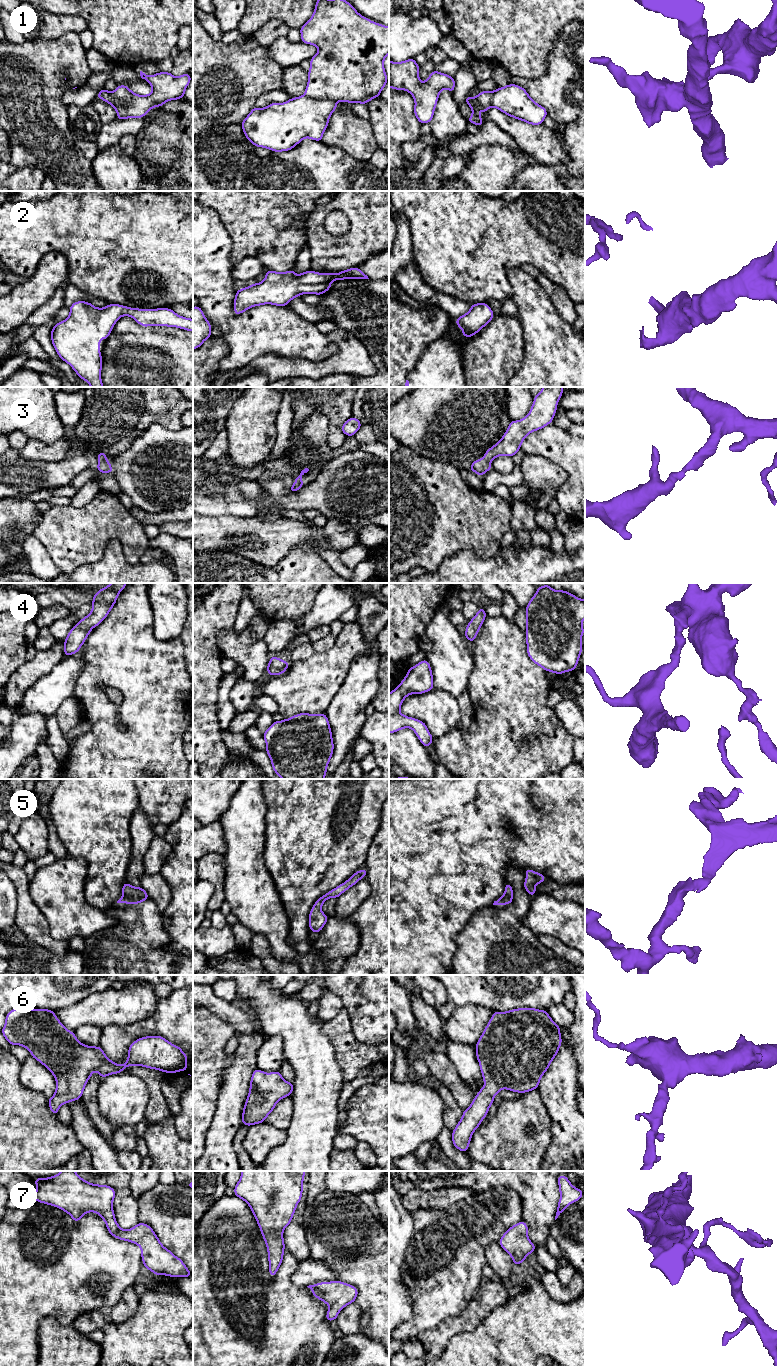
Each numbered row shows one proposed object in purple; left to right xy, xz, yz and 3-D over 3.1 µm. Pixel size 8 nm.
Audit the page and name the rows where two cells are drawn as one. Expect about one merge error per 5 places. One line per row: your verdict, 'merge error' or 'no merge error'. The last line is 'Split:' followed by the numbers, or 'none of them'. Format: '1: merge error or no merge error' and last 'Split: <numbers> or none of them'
1: merge error
2: no merge error
3: no merge error
4: no merge error
5: no merge error
6: no merge error
7: no merge error
Split: 1

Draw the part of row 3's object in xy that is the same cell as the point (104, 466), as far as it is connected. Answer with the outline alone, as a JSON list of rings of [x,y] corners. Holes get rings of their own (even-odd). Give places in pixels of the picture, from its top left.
[[[104,452],[97,454],[98,465],[97,471],[100,473],[113,473],[112,465],[109,463],[107,456]]]

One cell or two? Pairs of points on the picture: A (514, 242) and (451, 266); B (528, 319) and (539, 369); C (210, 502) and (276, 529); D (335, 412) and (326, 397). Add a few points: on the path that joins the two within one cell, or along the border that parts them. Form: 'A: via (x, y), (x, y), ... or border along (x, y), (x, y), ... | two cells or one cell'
A: via (498, 242), (475, 242), (467, 250) | one cell
B: via (539, 331), (539, 357) | one cell
C: border along (254, 515), (221, 516) | two cells
D: via (335, 408), (330, 401) | one cell

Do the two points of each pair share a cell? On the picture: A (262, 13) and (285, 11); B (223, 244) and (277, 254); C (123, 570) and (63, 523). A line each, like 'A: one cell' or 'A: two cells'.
A: one cell
B: two cells
C: two cells

